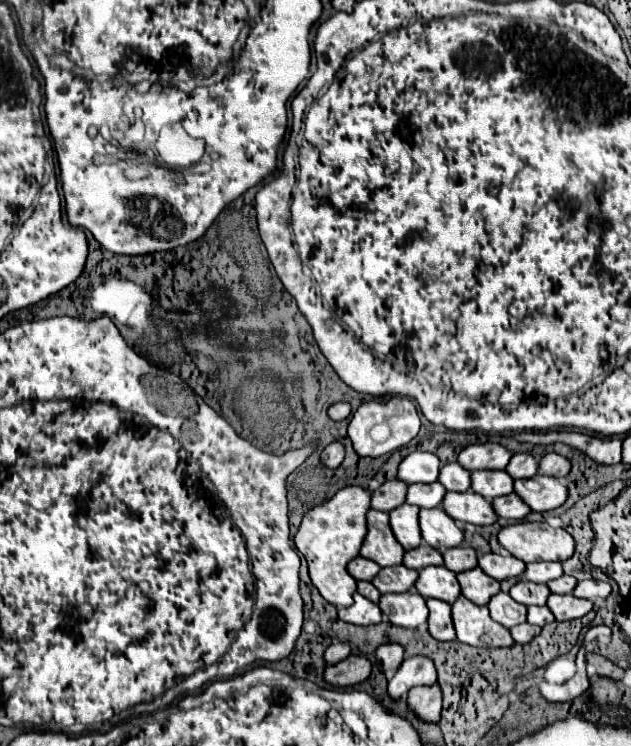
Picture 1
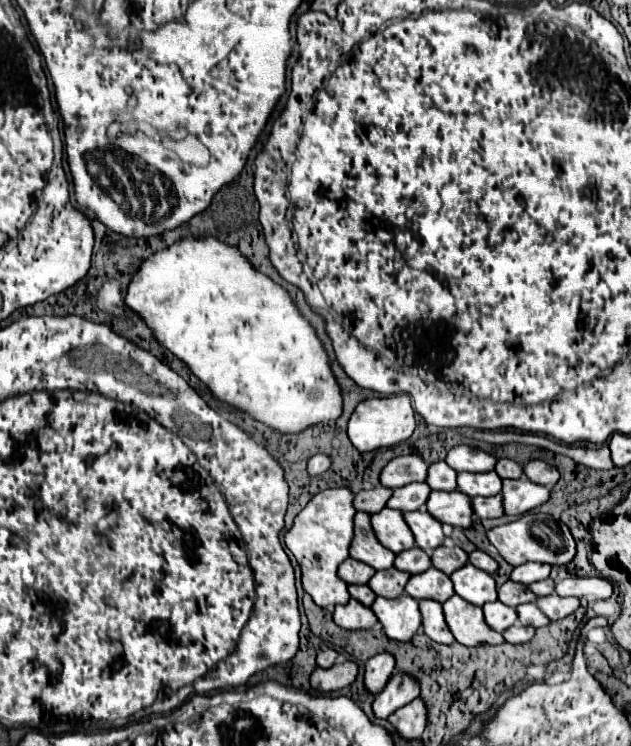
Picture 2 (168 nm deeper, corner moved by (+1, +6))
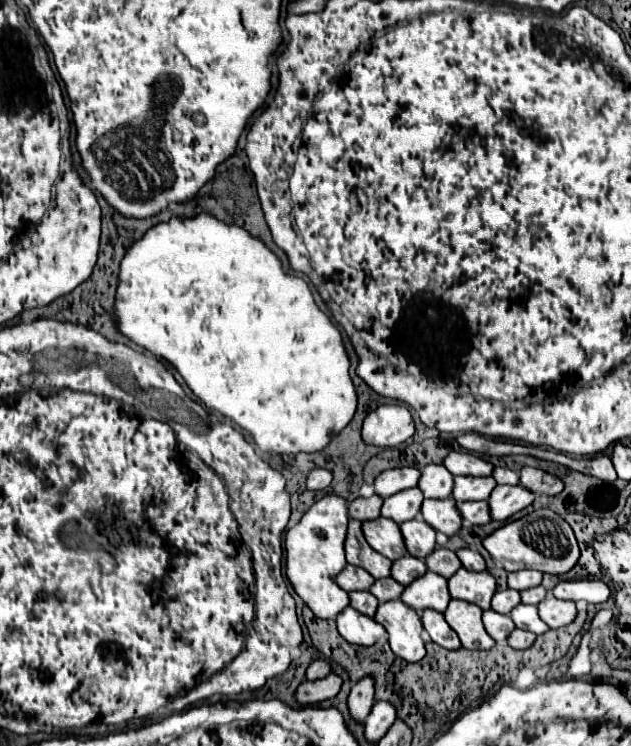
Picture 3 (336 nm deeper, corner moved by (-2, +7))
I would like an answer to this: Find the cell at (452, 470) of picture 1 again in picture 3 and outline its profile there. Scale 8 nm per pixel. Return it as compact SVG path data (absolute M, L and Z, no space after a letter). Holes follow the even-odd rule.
M427 465L419 479L419 489L425 497L431 499L445 499L451 497L453 491L453 473L445 469L445 465Z

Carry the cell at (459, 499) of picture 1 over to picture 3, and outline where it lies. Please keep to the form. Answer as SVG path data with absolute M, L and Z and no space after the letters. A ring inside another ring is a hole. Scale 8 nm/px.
M449 497L445 501L433 501L425 499L421 505L423 519L433 525L435 531L441 531L445 535L455 535L461 529L461 513L457 513L457 503Z

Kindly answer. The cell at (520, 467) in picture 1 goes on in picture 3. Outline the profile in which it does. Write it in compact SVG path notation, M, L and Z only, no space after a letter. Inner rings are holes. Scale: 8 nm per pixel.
M495 467L493 477L495 477L497 483L505 483L505 485L517 485L519 483L517 481L519 475L515 471L511 471L511 469L505 469L505 467Z

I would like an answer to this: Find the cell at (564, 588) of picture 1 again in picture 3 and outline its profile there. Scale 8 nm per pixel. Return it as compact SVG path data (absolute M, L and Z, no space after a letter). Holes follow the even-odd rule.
M537 585L537 587L525 589L521 593L521 601L523 603L529 603L529 605L537 605L537 603L541 603L545 599L545 595L547 595L547 589L543 585Z

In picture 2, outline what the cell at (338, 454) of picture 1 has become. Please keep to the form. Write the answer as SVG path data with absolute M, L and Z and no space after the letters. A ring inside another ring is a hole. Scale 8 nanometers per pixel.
M316 454L308 460L308 474L310 476L320 476L330 468L330 458L324 454Z

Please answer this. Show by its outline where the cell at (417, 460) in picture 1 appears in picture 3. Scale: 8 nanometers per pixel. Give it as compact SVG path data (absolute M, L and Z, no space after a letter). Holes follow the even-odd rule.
M397 467L397 469L387 469L375 479L375 493L381 495L383 499L403 491L417 487L417 481L421 477L421 471L415 467Z

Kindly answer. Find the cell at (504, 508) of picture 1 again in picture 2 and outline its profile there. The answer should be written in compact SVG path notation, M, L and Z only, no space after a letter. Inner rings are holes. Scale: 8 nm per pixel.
M502 496L490 498L472 498L472 510L478 518L498 518L504 514L502 510Z

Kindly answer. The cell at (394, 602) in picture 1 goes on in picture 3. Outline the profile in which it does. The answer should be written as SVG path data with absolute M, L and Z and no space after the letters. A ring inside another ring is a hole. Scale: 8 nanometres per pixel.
M401 599L379 603L375 621L379 621L389 635L393 653L405 661L421 661L425 645L421 639L421 617L415 609L405 605Z

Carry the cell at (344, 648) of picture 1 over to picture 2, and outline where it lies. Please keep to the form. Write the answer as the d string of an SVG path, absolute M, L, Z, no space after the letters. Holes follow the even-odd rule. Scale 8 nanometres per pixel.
M326 648L326 650L320 650L318 652L318 658L316 658L316 664L320 666L320 668L330 668L334 662L336 662L336 650L332 650L332 648Z

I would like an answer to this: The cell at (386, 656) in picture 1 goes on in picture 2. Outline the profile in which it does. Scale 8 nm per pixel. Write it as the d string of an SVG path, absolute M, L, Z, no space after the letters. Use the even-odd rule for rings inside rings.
M378 654L366 662L364 688L370 694L378 694L394 672L394 658L390 654Z

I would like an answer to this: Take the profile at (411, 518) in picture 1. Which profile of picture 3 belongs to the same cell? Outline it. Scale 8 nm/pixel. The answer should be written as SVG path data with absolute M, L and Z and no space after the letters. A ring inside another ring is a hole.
M377 517L363 523L363 535L367 543L385 555L387 559L395 561L407 553L399 525L395 521L389 521L387 517Z

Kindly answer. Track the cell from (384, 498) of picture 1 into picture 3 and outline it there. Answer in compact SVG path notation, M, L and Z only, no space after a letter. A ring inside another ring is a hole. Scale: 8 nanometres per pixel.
M371 495L369 499L357 497L353 503L349 503L349 517L359 521L377 519L381 515L381 505L383 505L383 499L377 495Z

